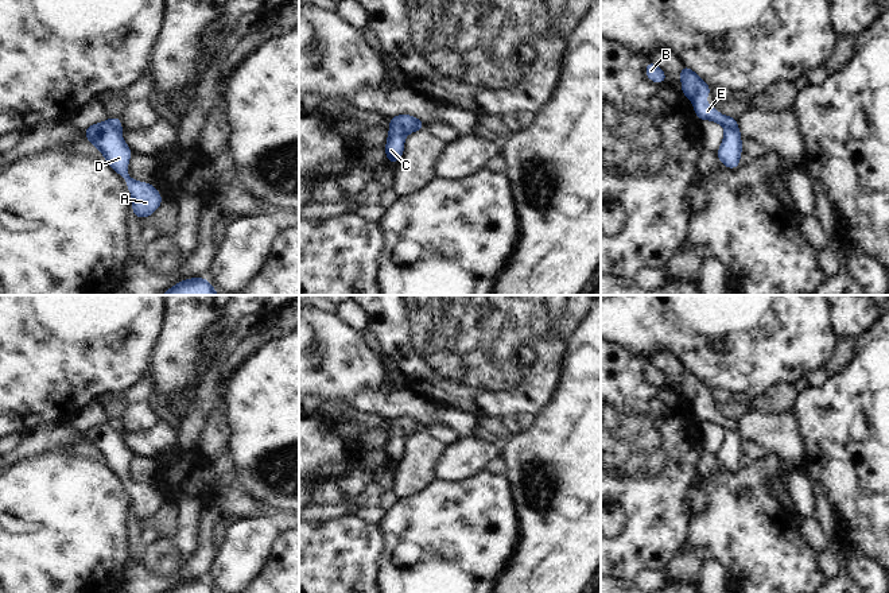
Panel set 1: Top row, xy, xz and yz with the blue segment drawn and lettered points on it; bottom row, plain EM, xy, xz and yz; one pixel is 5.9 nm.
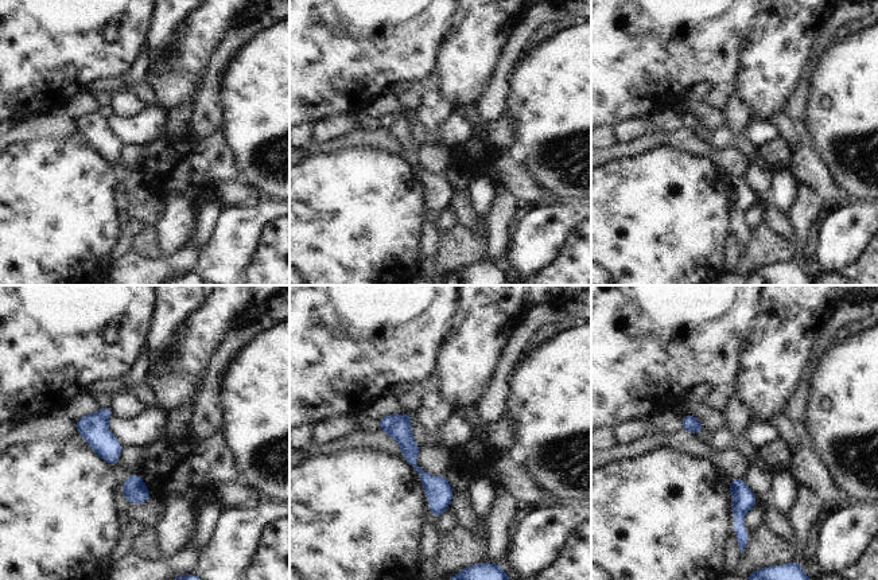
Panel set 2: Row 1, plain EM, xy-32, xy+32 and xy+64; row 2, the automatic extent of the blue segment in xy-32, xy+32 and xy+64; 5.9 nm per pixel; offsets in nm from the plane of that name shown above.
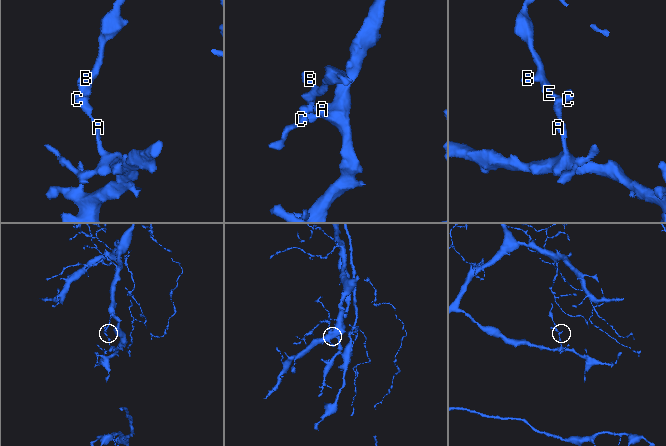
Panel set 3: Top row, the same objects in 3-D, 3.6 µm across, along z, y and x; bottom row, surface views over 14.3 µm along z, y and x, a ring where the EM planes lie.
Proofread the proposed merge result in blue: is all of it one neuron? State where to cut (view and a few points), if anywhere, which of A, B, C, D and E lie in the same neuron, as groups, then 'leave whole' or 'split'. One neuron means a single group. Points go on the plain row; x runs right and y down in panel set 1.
xy (107, 423), (119, 433) | A C D / B E | split

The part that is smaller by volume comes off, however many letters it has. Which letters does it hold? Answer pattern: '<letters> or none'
B, E

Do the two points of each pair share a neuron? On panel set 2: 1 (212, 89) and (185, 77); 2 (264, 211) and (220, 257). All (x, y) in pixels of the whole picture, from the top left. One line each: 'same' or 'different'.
1: different
2: same

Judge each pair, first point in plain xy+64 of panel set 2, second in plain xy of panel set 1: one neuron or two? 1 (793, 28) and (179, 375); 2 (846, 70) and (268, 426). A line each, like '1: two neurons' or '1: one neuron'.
1: one neuron
2: one neuron

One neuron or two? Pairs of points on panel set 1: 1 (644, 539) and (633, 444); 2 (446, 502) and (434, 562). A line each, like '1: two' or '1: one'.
1: one
2: one

